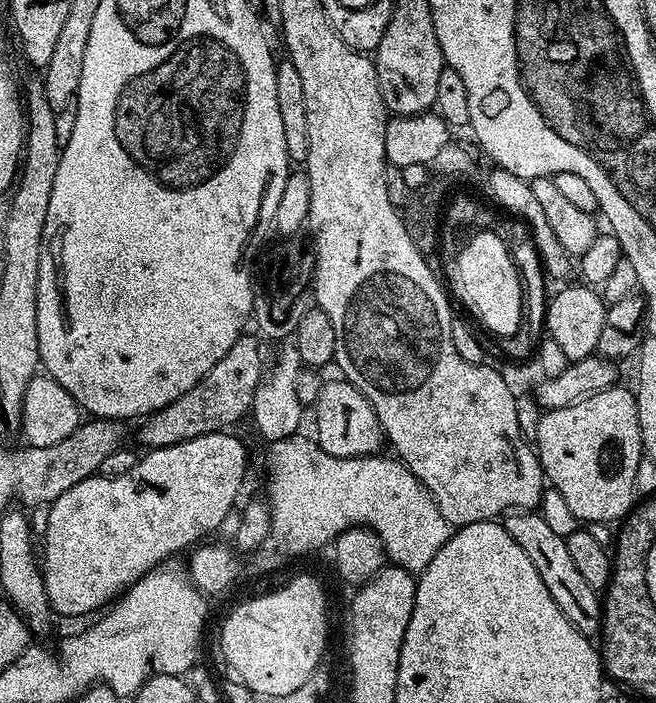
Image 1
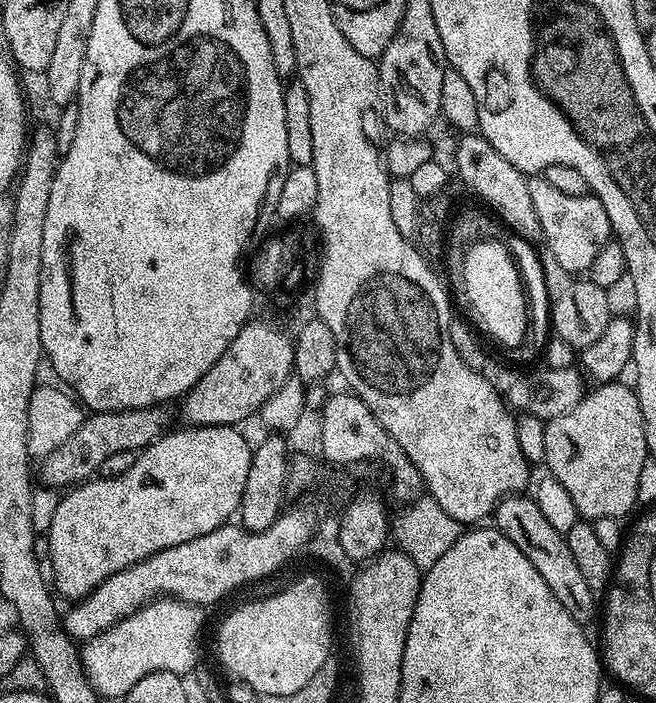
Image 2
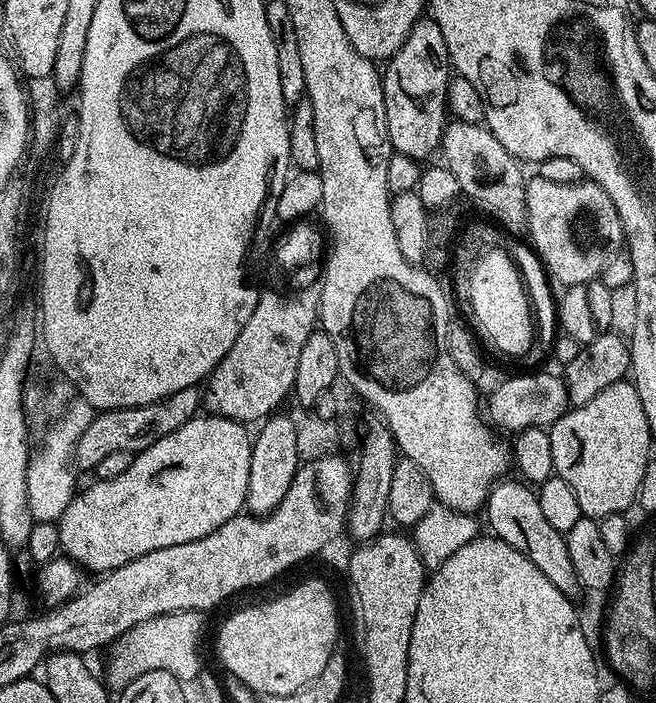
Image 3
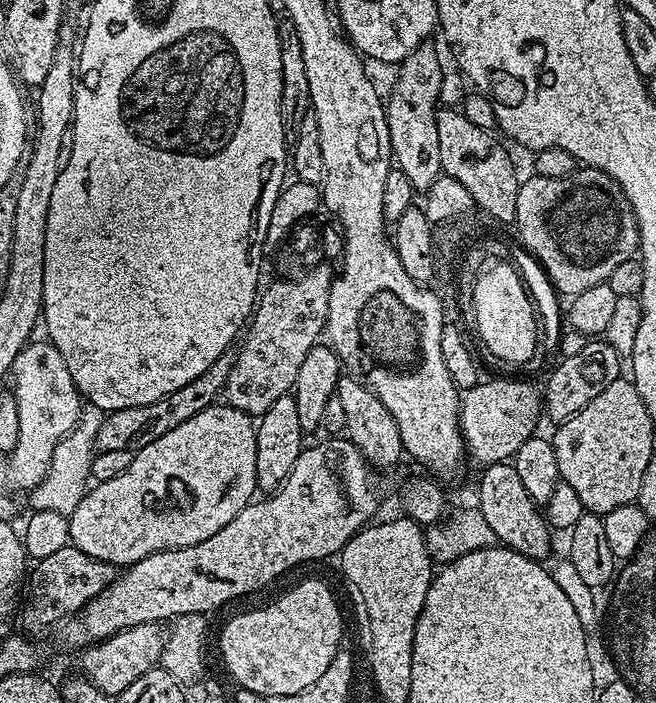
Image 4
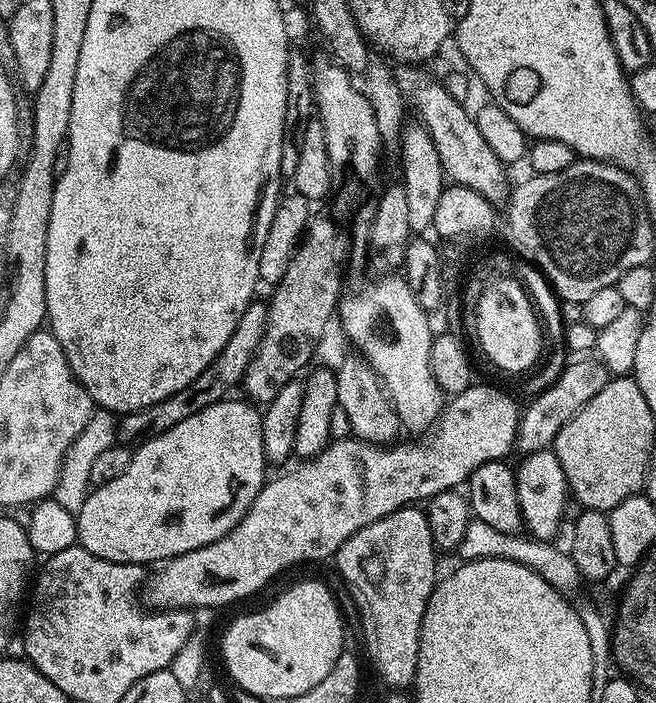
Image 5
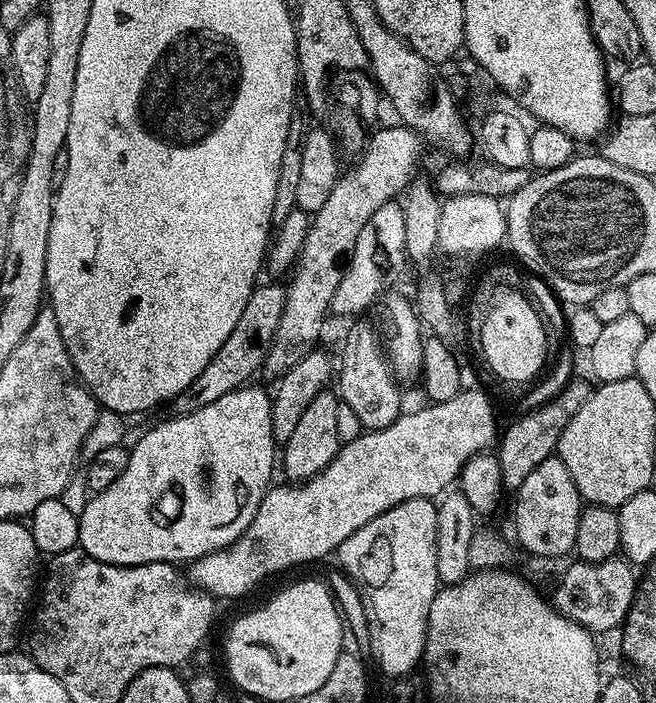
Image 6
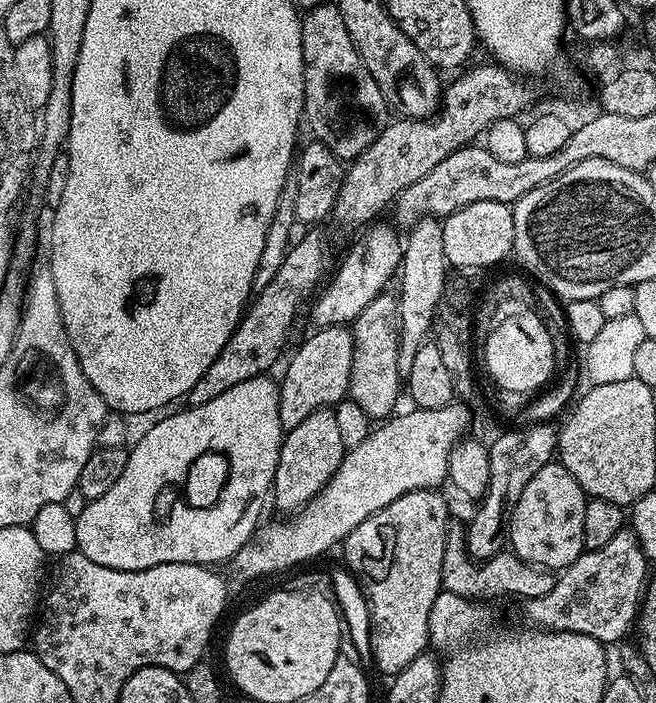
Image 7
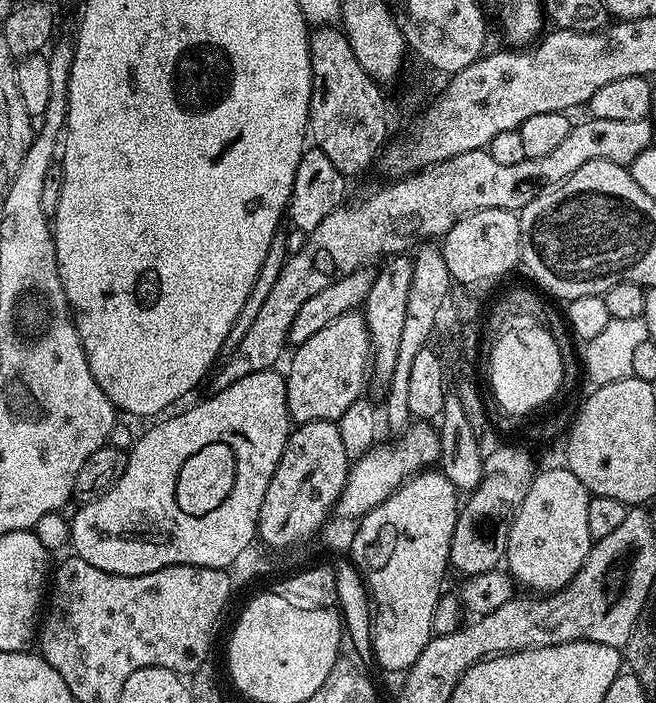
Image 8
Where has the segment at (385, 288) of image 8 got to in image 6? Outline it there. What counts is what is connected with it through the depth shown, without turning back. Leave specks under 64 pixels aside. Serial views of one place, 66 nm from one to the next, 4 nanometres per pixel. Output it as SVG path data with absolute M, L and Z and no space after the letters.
M364 318L349 324L352 325L344 336L344 345L340 348L340 360L338 356L339 399L346 406L350 406L350 410L354 410L354 415L358 417L358 422L362 422L365 430L385 428L402 415L399 388L401 385L388 362L388 353L384 350L377 325L367 324Z

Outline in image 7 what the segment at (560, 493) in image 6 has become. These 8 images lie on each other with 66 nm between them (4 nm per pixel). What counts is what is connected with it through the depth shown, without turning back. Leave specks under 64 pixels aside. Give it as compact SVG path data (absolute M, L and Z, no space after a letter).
M553 462L542 466L542 470L538 470L538 474L530 478L526 490L522 490L522 498L518 498L518 506L514 506L512 519L508 521L506 540L510 548L512 544L513 554L536 568L563 570L570 567L586 551L582 538L582 521L588 501L589 497L582 490L582 486L578 486L574 474L570 474L570 470L566 470L563 464Z

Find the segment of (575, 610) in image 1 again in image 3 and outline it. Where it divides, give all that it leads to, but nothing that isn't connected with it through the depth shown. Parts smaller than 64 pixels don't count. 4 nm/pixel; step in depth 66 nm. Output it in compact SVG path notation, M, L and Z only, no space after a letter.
M508 479L497 480L488 495L486 513L488 512L488 524L492 527L489 528L491 535L514 546L518 554L526 554L526 558L530 558L530 562L534 562L534 566L538 566L538 570L542 570L542 574L546 574L546 578L550 578L550 582L554 582L554 586L562 590L562 594L569 598L575 597L580 583L578 574L574 574L574 562L570 562L570 550L564 541L565 533L561 529L559 532L552 525L552 520L544 513L539 498L532 493L535 491L523 479Z

